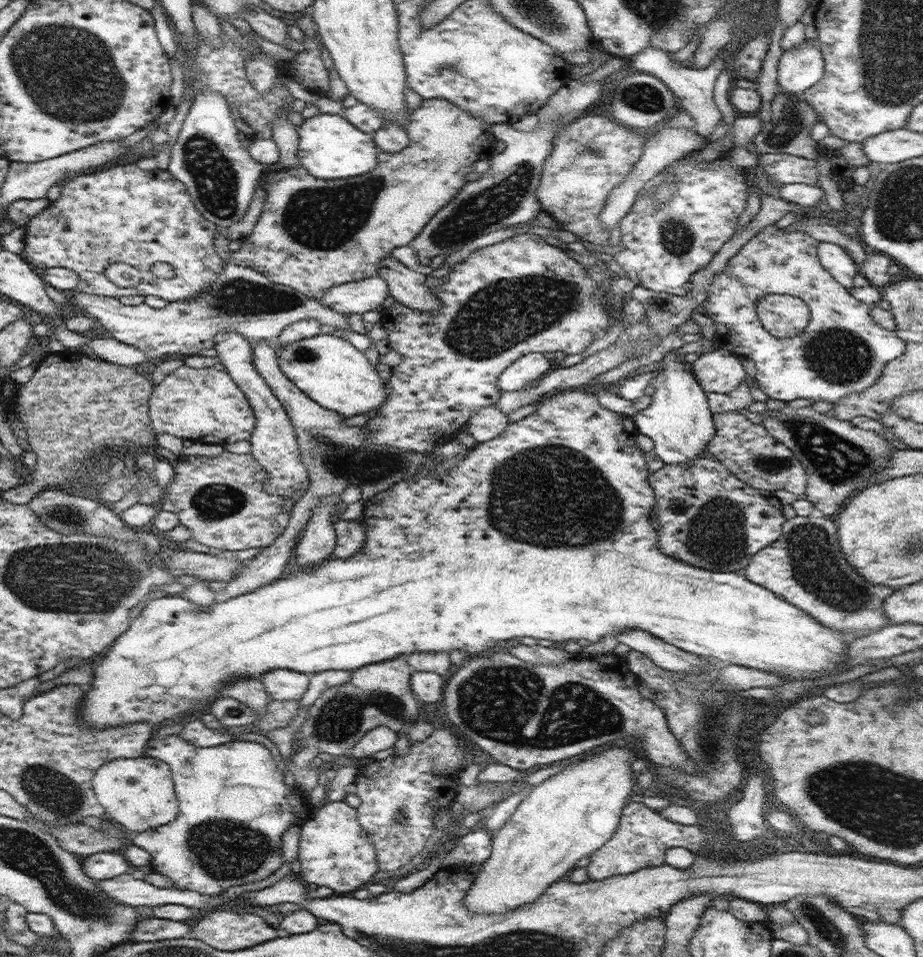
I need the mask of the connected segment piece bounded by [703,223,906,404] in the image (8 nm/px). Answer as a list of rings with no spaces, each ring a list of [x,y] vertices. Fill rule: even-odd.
[[[776,223],[766,226],[728,259],[726,268],[712,280],[708,296],[703,302],[707,316],[716,325],[718,336],[722,336],[726,342],[724,348],[736,356],[754,361],[755,378],[770,399],[776,398],[788,403],[796,398],[808,398],[814,402],[824,400],[836,404],[846,396],[876,384],[884,366],[905,352],[906,343],[894,331],[882,328],[872,320],[872,307],[854,298],[851,291],[838,284],[834,276],[822,266],[817,253],[818,242],[806,231],[785,232]],[[768,294],[789,294],[801,298],[810,310],[810,323],[806,330],[796,337],[786,338],[772,336],[766,331],[758,321],[756,301]]]

